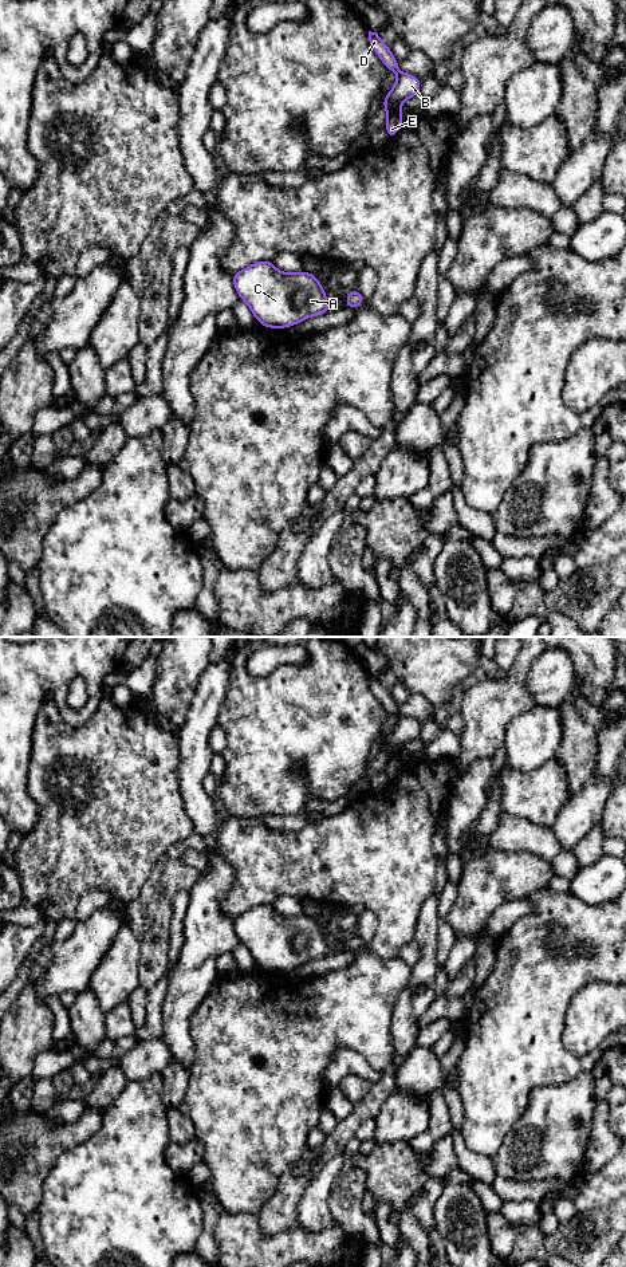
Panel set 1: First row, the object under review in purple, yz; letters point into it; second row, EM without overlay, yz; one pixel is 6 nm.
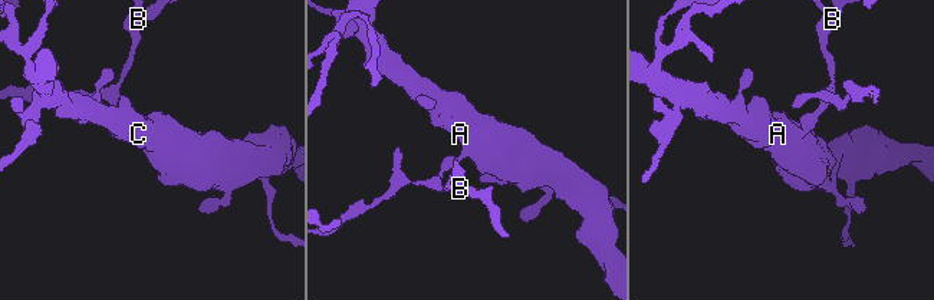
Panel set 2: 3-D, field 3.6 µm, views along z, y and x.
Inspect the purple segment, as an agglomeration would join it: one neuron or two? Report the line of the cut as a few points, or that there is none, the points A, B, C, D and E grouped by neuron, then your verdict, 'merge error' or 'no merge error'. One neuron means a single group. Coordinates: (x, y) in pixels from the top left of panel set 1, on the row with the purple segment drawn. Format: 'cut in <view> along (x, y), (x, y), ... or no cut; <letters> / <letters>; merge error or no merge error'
no cut; A B C D E; no merge error

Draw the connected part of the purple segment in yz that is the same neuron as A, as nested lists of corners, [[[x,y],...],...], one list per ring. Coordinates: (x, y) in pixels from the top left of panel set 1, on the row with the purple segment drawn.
[[[263,260],[232,278],[240,299],[264,327],[287,328],[330,312],[326,291],[307,271],[288,274],[279,271],[271,260]]]

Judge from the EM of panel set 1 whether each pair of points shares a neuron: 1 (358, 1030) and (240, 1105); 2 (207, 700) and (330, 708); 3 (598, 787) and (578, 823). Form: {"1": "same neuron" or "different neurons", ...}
{"1": "same neuron", "2": "different neurons", "3": "same neuron"}

